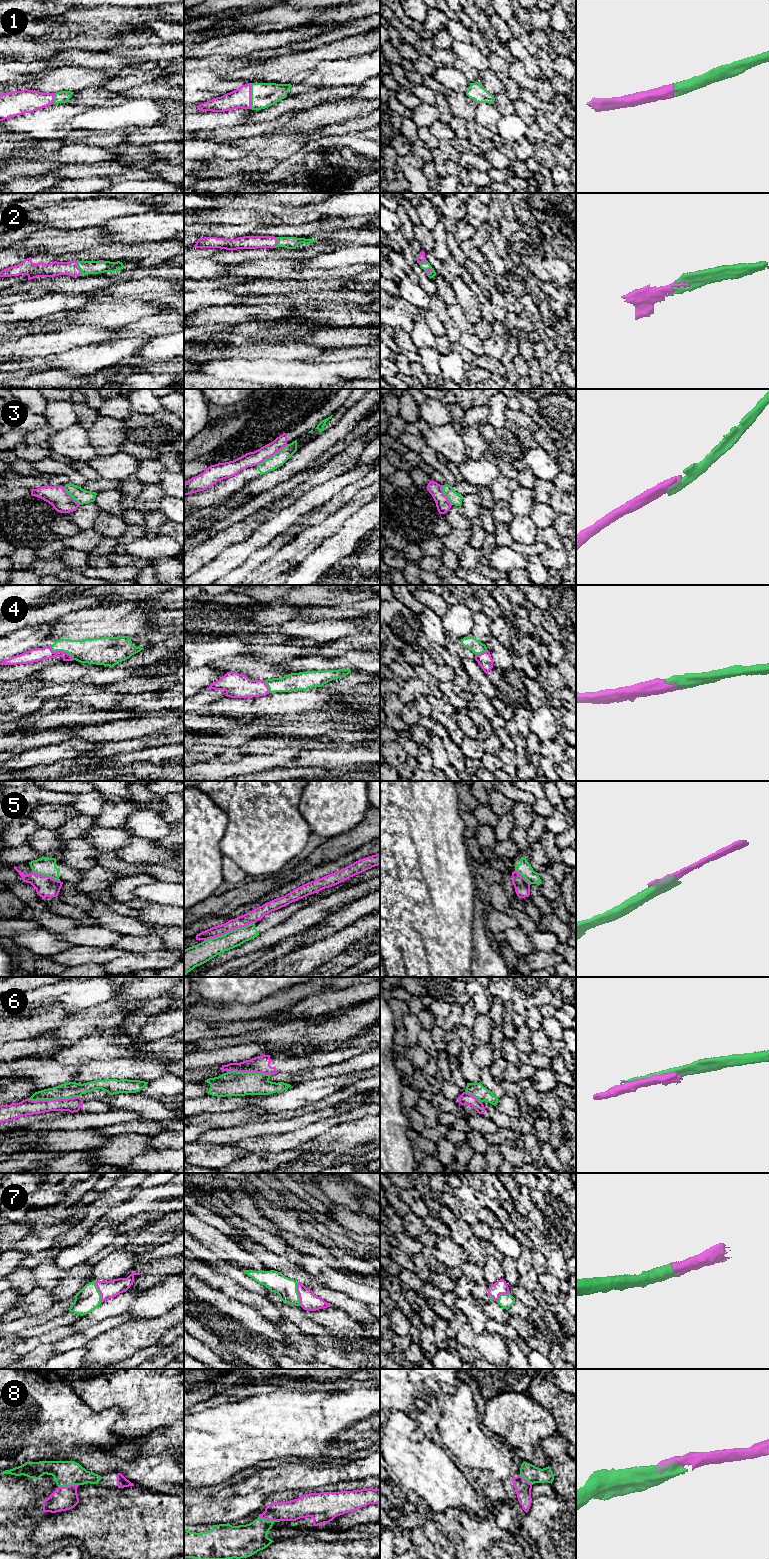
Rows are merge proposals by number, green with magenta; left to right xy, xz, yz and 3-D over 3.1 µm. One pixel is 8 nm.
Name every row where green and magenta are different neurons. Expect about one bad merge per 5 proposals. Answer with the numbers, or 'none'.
3, 5, 6

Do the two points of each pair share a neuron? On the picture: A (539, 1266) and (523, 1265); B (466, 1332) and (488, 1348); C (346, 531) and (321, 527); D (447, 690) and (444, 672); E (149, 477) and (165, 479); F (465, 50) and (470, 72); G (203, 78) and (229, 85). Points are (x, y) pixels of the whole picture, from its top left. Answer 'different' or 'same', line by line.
A: same
B: same
C: different
D: different
E: different
F: different
G: same

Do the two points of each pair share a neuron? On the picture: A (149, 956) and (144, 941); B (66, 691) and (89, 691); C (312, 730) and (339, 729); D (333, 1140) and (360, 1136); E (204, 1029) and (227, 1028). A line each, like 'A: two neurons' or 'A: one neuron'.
A: two neurons
B: one neuron
C: one neuron
D: one neuron
E: one neuron

